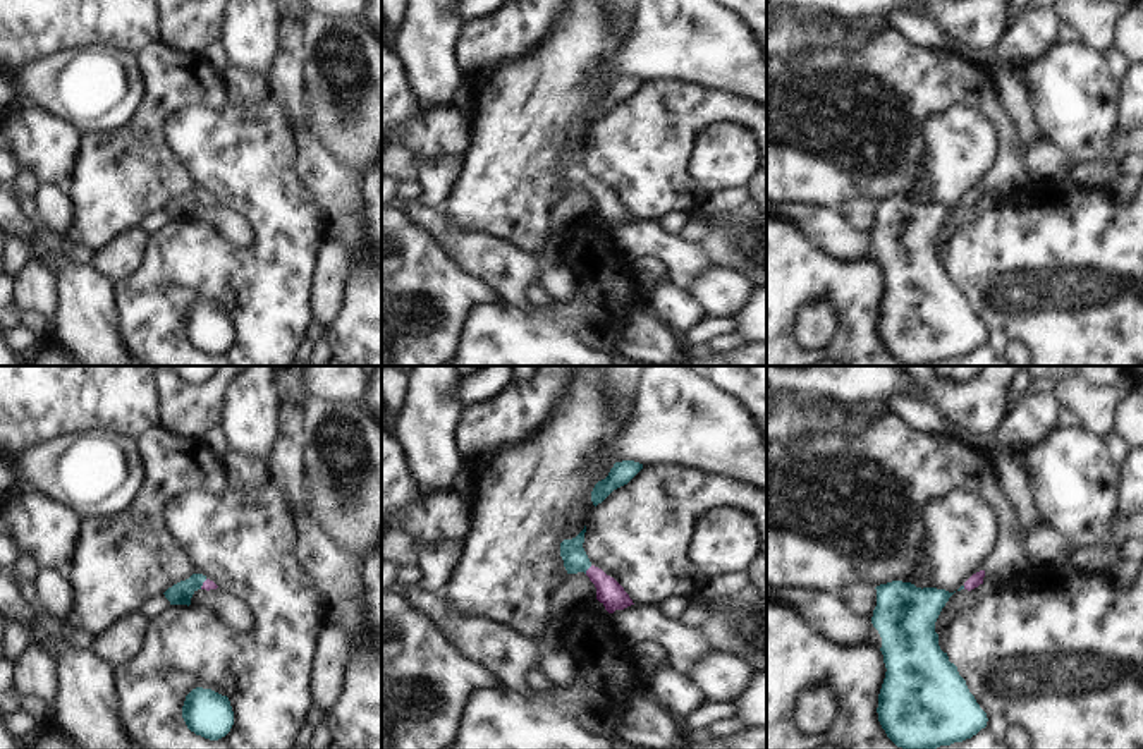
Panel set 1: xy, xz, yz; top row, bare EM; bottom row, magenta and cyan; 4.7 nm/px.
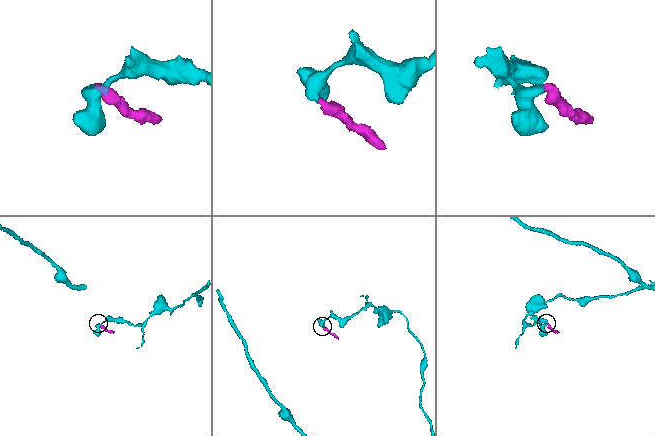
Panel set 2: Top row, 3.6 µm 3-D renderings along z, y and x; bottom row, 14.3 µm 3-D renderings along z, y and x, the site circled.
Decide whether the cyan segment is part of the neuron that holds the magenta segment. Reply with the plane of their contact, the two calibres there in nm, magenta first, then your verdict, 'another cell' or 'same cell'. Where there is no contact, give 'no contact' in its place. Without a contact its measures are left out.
xz | 120/120 nm | same cell

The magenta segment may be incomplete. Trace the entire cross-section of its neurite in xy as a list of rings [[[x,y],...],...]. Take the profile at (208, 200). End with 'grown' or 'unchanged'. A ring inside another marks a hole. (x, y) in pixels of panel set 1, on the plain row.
[[[193,189],[189,194],[180,196],[168,203],[163,210],[170,220],[191,220],[191,213],[198,204],[217,204],[218,201],[203,189]]]; grown

